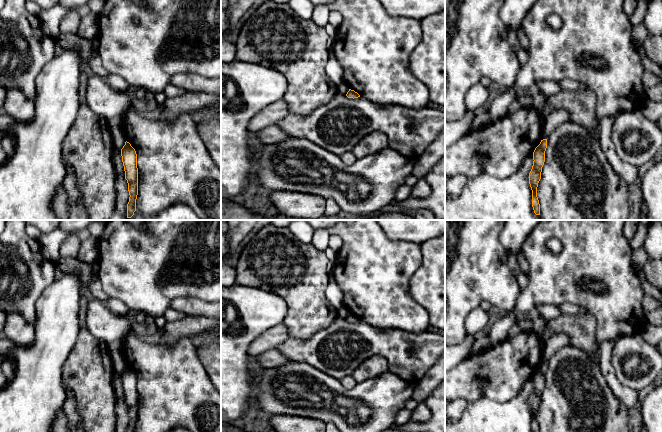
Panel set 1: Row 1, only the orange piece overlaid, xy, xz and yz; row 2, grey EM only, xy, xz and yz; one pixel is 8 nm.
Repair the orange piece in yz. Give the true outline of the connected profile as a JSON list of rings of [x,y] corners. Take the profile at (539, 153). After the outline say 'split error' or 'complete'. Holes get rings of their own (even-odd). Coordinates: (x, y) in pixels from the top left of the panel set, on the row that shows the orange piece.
[[[547,139],[541,140],[533,152],[533,166],[529,173],[529,184],[532,190],[532,207],[536,215],[540,215],[540,204],[537,197],[537,187],[541,179],[542,167],[545,162]]]; complete

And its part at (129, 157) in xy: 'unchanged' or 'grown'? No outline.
unchanged

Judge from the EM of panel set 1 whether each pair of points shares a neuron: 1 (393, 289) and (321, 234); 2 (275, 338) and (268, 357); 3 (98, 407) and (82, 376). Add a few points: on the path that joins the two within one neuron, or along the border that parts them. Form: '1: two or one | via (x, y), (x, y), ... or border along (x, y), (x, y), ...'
1: two | border along (327, 230), (330, 234)
2: two | border along (276, 348), (270, 348), (253, 357)
3: one | via (95, 399), (90, 384)

